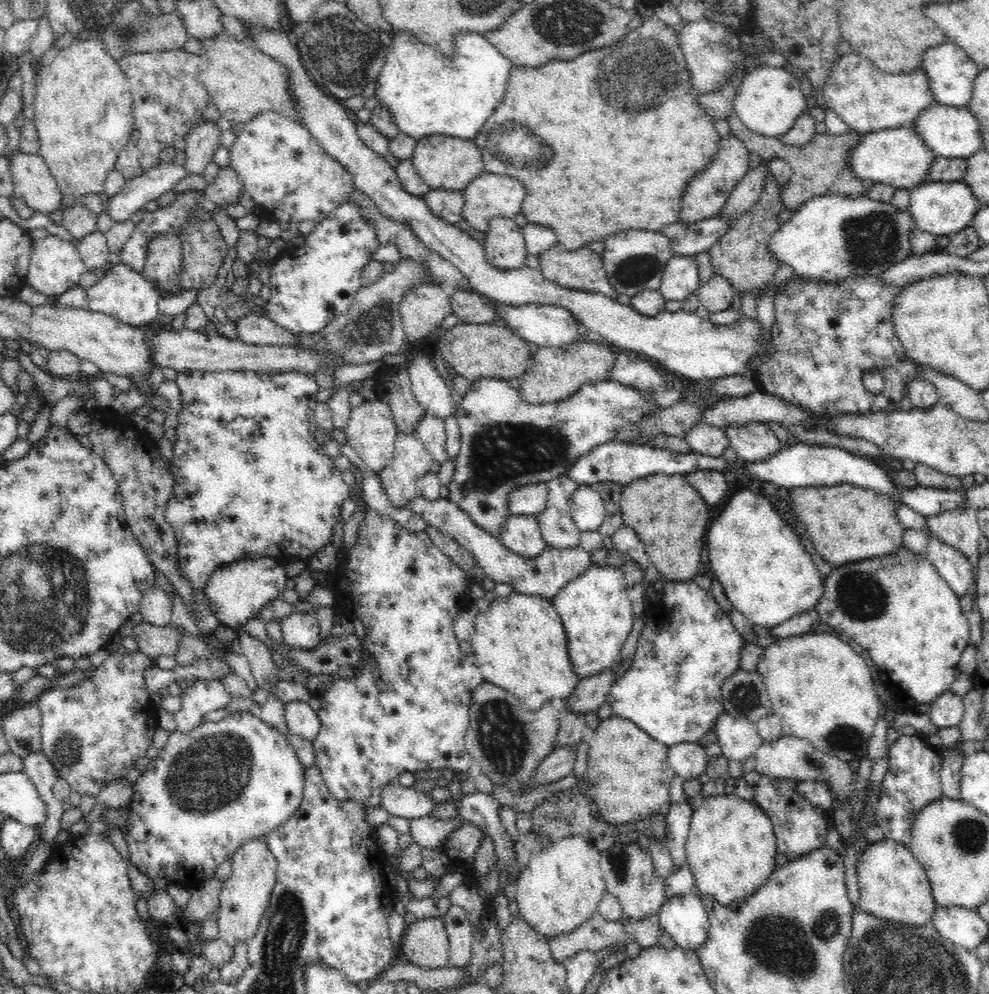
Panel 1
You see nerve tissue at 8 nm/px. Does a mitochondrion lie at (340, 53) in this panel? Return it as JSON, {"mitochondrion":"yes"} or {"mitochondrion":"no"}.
{"mitochondrion":"yes"}

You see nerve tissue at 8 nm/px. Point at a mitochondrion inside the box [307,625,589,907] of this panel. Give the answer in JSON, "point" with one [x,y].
{"point":[502,736]}

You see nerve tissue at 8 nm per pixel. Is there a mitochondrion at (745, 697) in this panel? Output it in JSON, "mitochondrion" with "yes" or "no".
{"mitochondrion":"yes"}

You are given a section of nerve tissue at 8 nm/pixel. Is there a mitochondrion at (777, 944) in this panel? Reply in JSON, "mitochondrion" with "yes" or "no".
{"mitochondrion":"yes"}

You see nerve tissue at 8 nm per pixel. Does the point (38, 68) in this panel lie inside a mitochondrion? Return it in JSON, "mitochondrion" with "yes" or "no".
{"mitochondrion":"no"}

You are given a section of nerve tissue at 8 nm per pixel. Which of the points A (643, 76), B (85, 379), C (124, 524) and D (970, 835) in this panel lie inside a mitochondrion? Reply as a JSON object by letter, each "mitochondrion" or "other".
{"A":"mitochondrion","B":"other","C":"other","D":"mitochondrion"}

